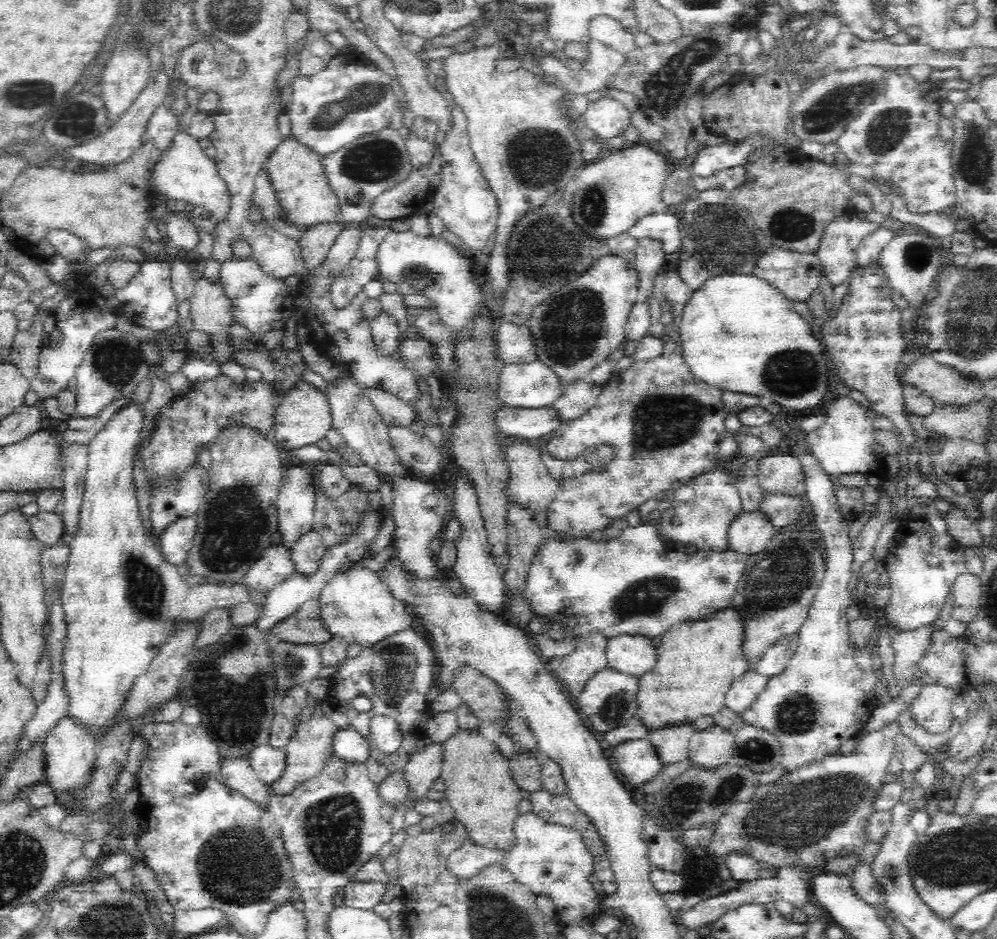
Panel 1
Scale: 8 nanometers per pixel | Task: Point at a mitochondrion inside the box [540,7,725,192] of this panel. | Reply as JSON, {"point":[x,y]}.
{"point":[664,90]}

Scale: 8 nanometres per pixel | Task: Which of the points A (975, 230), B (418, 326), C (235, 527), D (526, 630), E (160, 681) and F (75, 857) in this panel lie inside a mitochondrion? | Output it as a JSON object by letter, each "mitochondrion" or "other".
{"A":"other","B":"other","C":"mitochondrion","D":"other","E":"mitochondrion","F":"other"}

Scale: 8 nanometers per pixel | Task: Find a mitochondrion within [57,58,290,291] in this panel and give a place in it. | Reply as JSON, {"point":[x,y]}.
{"point":[77,126]}

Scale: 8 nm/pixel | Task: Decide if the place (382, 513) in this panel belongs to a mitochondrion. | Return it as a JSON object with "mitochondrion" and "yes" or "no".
{"mitochondrion":"no"}

